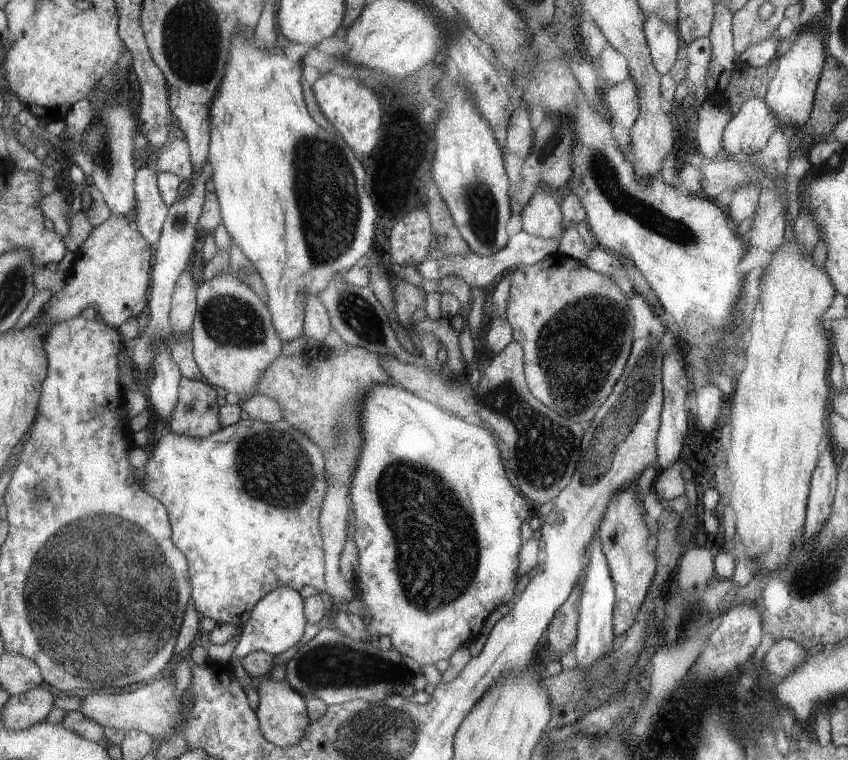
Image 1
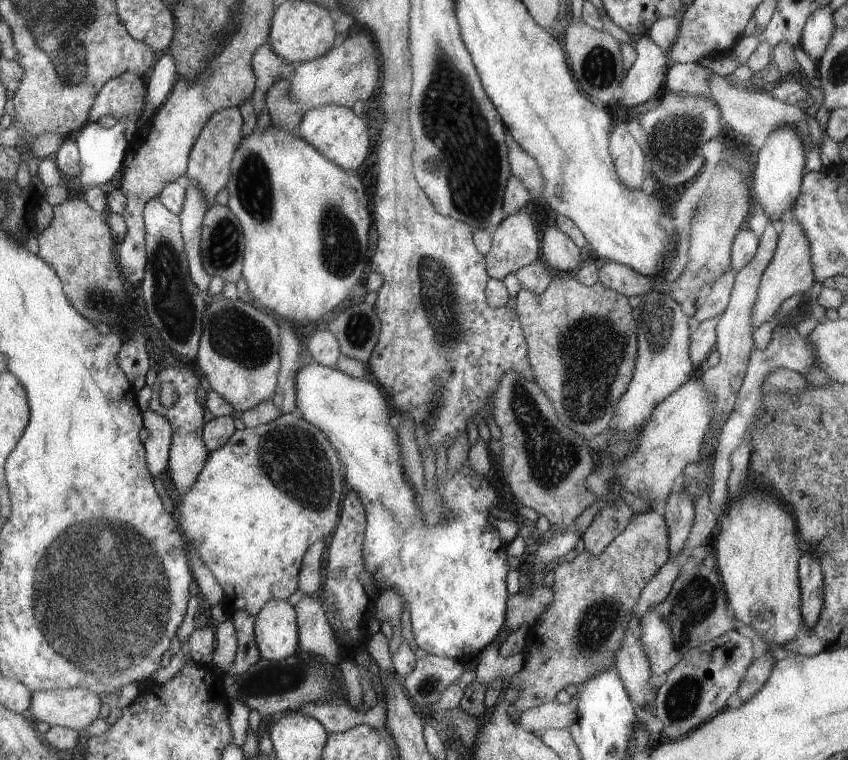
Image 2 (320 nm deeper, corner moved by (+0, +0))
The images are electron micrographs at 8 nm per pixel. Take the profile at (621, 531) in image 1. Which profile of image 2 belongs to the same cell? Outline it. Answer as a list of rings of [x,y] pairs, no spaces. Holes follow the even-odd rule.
[[[634,611],[625,630],[622,646],[616,654],[613,668],[620,675],[620,681],[628,693],[629,700],[645,708],[648,704],[648,693],[652,690],[650,685],[652,672],[645,648],[642,647],[640,621]]]

